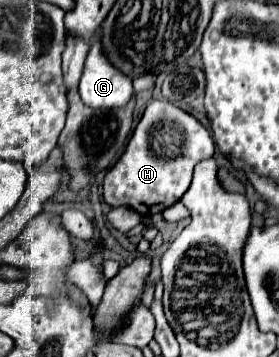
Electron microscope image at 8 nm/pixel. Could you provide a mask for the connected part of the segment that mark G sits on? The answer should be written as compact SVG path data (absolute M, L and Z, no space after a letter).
M97 35L91 41L91 51L85 61L85 71L79 83L79 95L85 105L93 109L117 109L125 107L133 97L131 79L121 75L115 67L109 67L101 59L101 49L97 47Z

